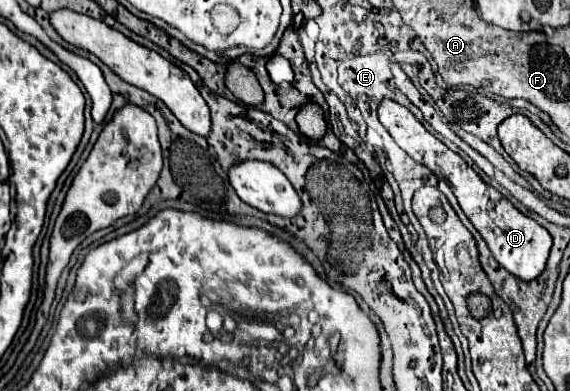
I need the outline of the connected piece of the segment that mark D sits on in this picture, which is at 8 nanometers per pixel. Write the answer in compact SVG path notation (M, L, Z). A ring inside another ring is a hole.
M384 99L378 107L378 119L386 127L386 131L392 135L392 139L414 161L426 165L438 179L448 181L462 211L472 221L476 231L484 237L494 259L508 273L520 277L522 281L532 281L534 277L538 277L544 271L546 261L548 261L548 253L552 247L552 237L540 223L522 215L502 193L498 193L494 187L484 183L478 177L478 173L472 167L468 167L466 161L458 153L450 151L440 139L436 139L432 133L428 133L424 129L424 125L406 107L394 103L392 99Z

